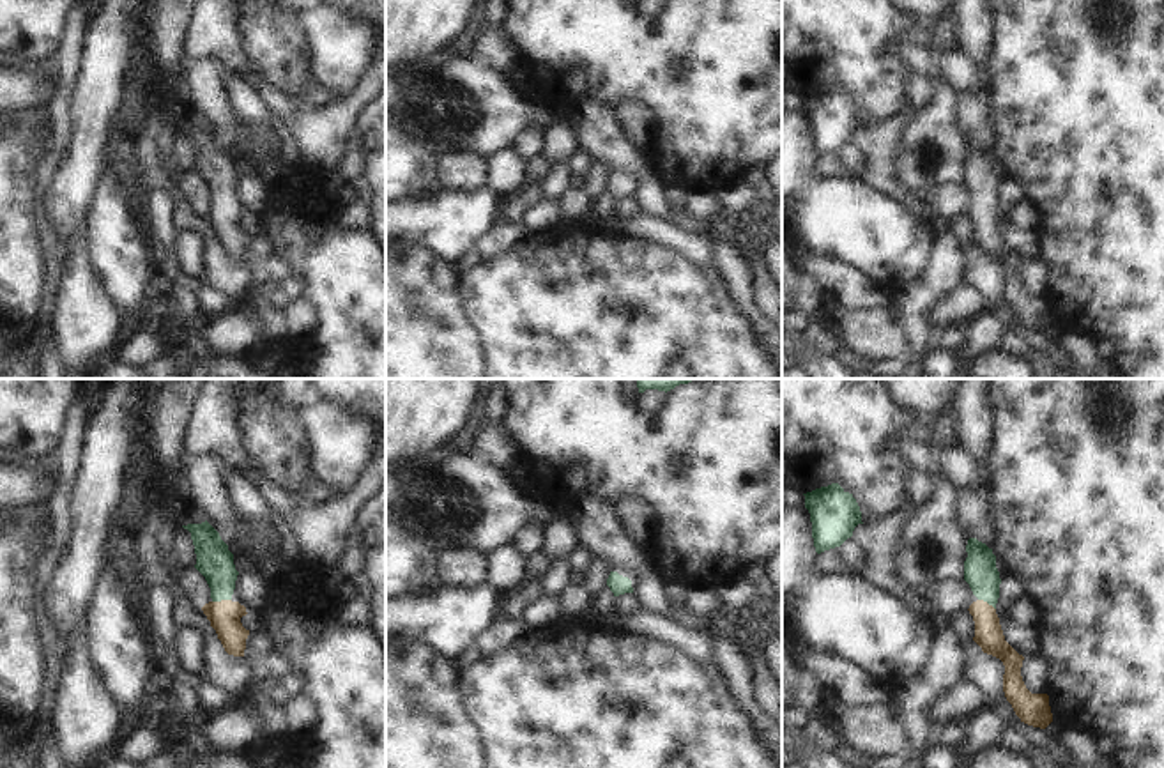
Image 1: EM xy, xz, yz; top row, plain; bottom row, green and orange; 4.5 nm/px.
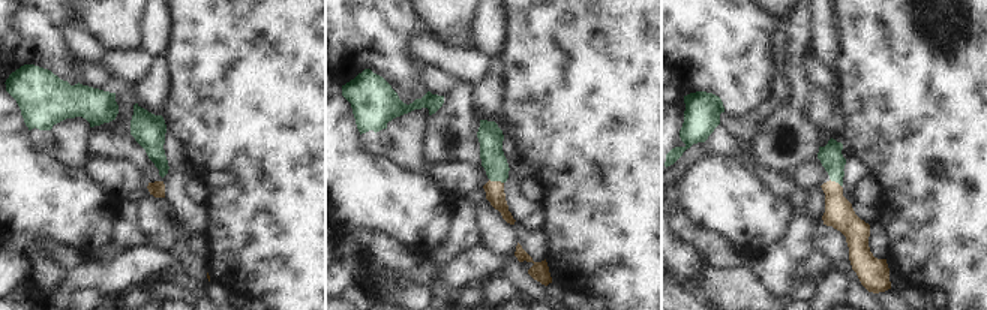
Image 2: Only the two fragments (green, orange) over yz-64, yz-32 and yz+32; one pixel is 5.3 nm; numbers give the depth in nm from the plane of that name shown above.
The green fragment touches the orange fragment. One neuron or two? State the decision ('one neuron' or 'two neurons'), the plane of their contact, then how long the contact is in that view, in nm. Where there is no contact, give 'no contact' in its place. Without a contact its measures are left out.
one neuron | xy | 90 nm

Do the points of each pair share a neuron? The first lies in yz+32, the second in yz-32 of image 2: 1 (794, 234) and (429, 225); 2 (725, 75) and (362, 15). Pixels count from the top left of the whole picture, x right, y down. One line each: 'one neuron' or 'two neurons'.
1: two neurons
2: one neuron

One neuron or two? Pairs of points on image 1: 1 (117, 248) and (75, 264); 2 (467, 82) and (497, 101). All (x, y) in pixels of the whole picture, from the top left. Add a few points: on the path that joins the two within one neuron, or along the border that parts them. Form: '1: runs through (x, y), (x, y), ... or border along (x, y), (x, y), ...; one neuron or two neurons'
1: border along (82, 225), (87, 262), (107, 296); two neurons
2: runs through (474, 89), (490, 101); one neuron

